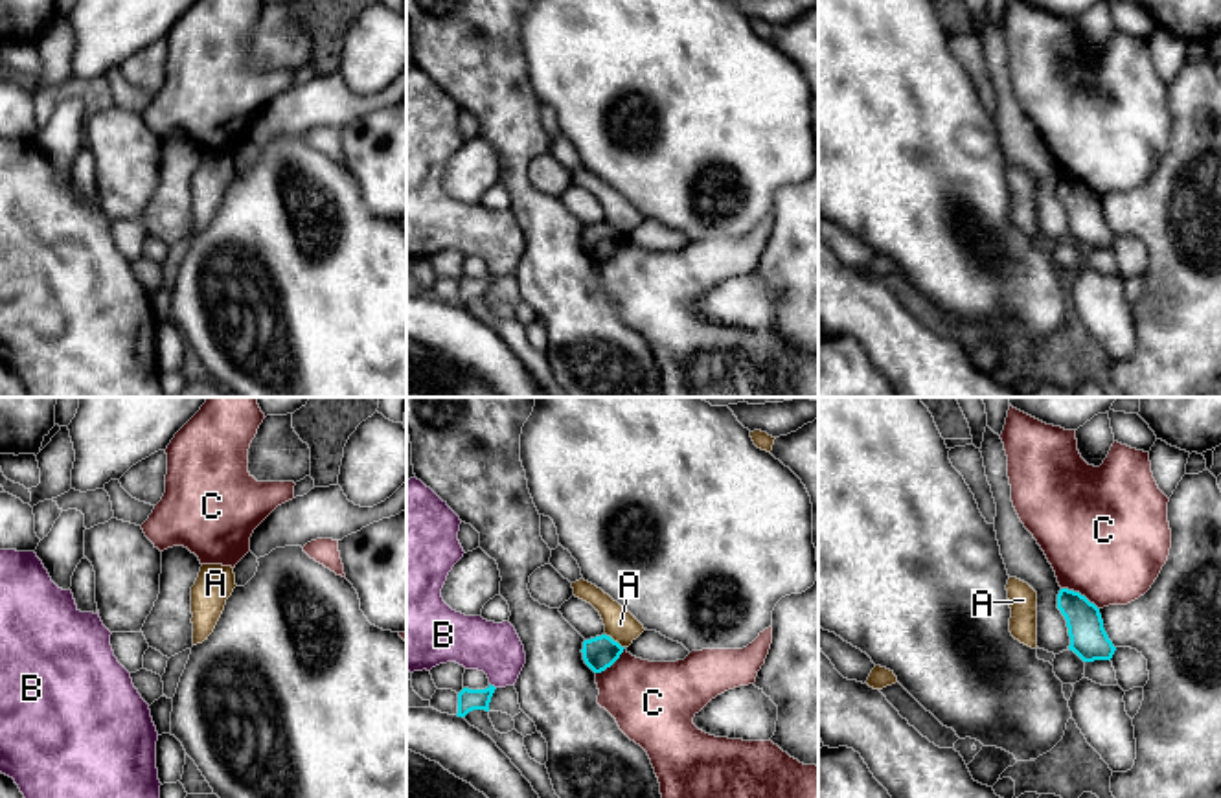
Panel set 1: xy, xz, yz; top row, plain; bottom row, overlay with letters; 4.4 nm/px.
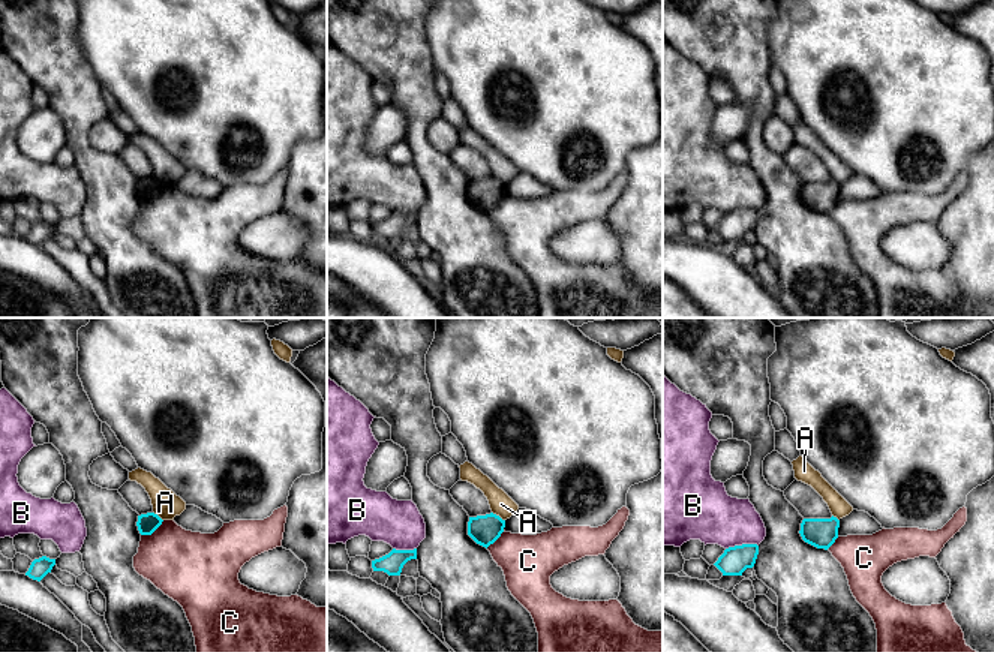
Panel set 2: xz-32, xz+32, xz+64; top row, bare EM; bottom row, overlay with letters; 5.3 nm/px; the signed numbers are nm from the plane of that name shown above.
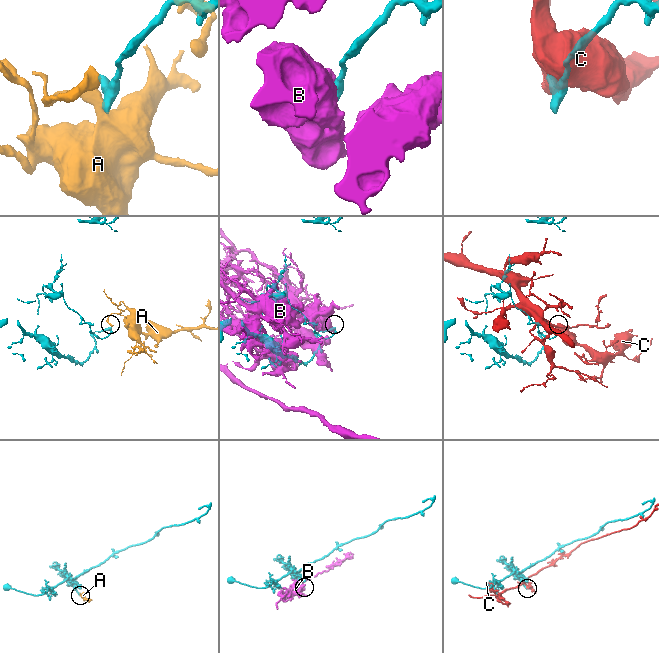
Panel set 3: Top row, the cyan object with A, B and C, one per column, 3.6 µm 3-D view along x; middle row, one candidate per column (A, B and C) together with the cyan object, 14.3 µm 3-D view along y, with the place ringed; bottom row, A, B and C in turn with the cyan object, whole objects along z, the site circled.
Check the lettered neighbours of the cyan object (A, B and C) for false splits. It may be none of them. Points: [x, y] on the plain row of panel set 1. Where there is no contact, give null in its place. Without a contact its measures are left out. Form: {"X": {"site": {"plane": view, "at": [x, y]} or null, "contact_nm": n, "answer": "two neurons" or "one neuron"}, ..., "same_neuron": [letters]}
{"A": {"site": {"plane": "xz", "at": [613, 228]}, "contact_nm": 110, "answer": "two neurons"}, "B": {"site": {"plane": "xz", "at": [493, 274]}, "contact_nm": 40, "answer": "two neurons"}, "C": {"site": {"plane": "yz", "at": [1078, 181]}, "contact_nm": 190, "answer": "two neurons"}, "same_neuron": []}

